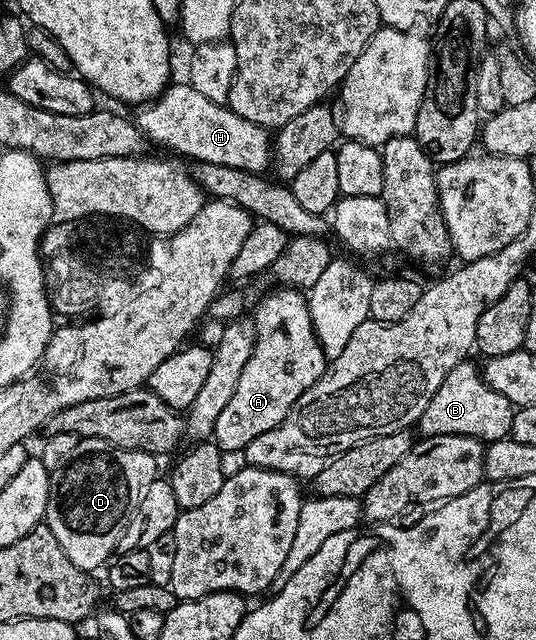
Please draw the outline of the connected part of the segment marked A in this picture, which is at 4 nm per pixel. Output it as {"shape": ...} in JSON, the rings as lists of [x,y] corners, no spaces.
{"shape":[[[295,287],[275,289],[254,308],[254,349],[243,362],[238,381],[229,389],[232,399],[216,418],[212,440],[226,454],[241,453],[252,438],[272,430],[328,367],[328,358],[312,326],[309,299]]]}

